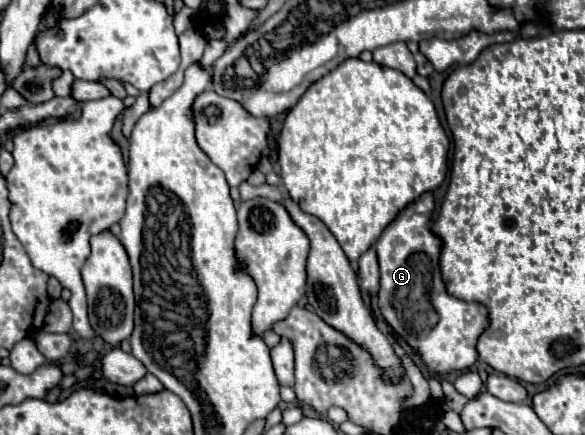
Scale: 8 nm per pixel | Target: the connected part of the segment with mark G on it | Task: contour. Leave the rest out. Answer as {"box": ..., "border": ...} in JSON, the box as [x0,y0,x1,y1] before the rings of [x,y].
{"box":[375,193,489,375],"border":[[[425,193],[383,231],[375,243],[381,287],[379,313],[397,339],[405,341],[421,357],[431,375],[467,371],[477,363],[479,335],[489,327],[489,311],[481,303],[467,303],[447,293],[439,273],[441,239],[431,231],[433,197]]]}

